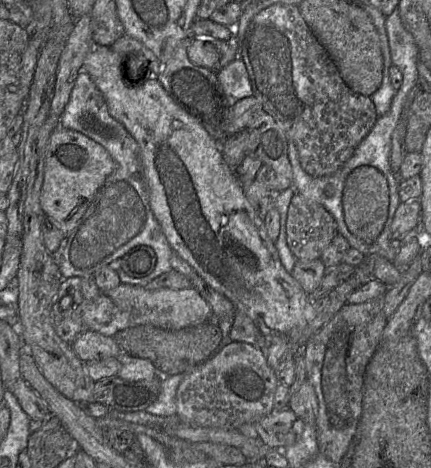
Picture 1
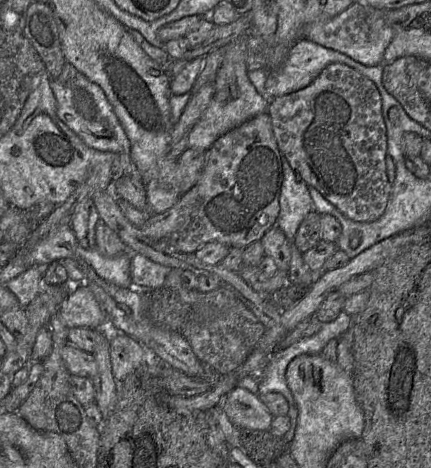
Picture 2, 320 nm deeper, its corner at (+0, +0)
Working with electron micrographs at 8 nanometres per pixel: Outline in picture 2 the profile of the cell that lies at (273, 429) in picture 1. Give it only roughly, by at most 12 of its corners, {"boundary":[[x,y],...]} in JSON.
{"boundary":[[236,387],[222,409],[239,429],[270,430],[258,394]]}

